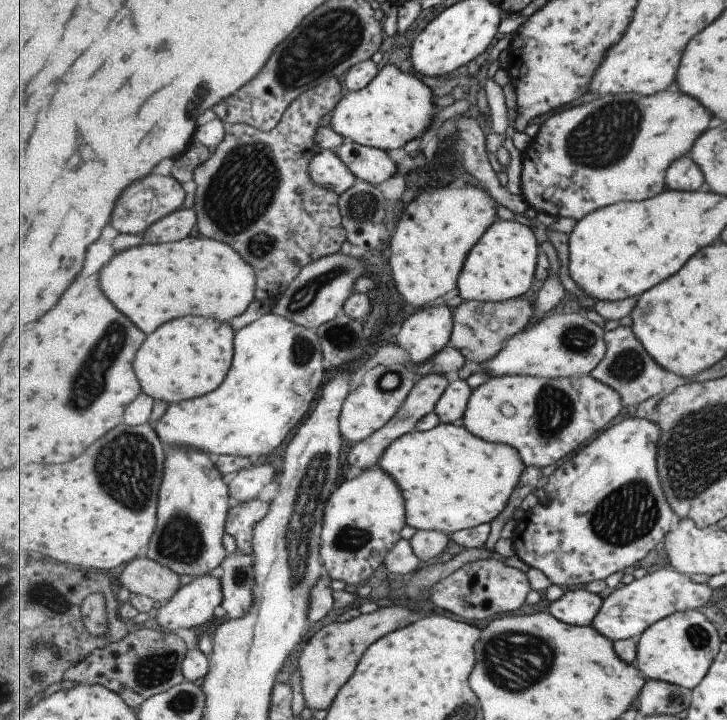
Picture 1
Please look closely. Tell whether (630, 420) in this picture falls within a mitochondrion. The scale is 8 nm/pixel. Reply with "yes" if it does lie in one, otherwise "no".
no

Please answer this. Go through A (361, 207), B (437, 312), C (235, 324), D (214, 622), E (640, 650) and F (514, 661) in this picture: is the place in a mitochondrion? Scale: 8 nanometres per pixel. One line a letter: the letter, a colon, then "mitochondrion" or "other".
A: mitochondrion
B: other
C: other
D: other
E: other
F: mitochondrion

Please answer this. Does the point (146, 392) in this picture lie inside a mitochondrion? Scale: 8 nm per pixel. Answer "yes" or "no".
no

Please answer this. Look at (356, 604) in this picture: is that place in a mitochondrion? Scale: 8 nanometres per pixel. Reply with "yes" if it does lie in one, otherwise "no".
no

